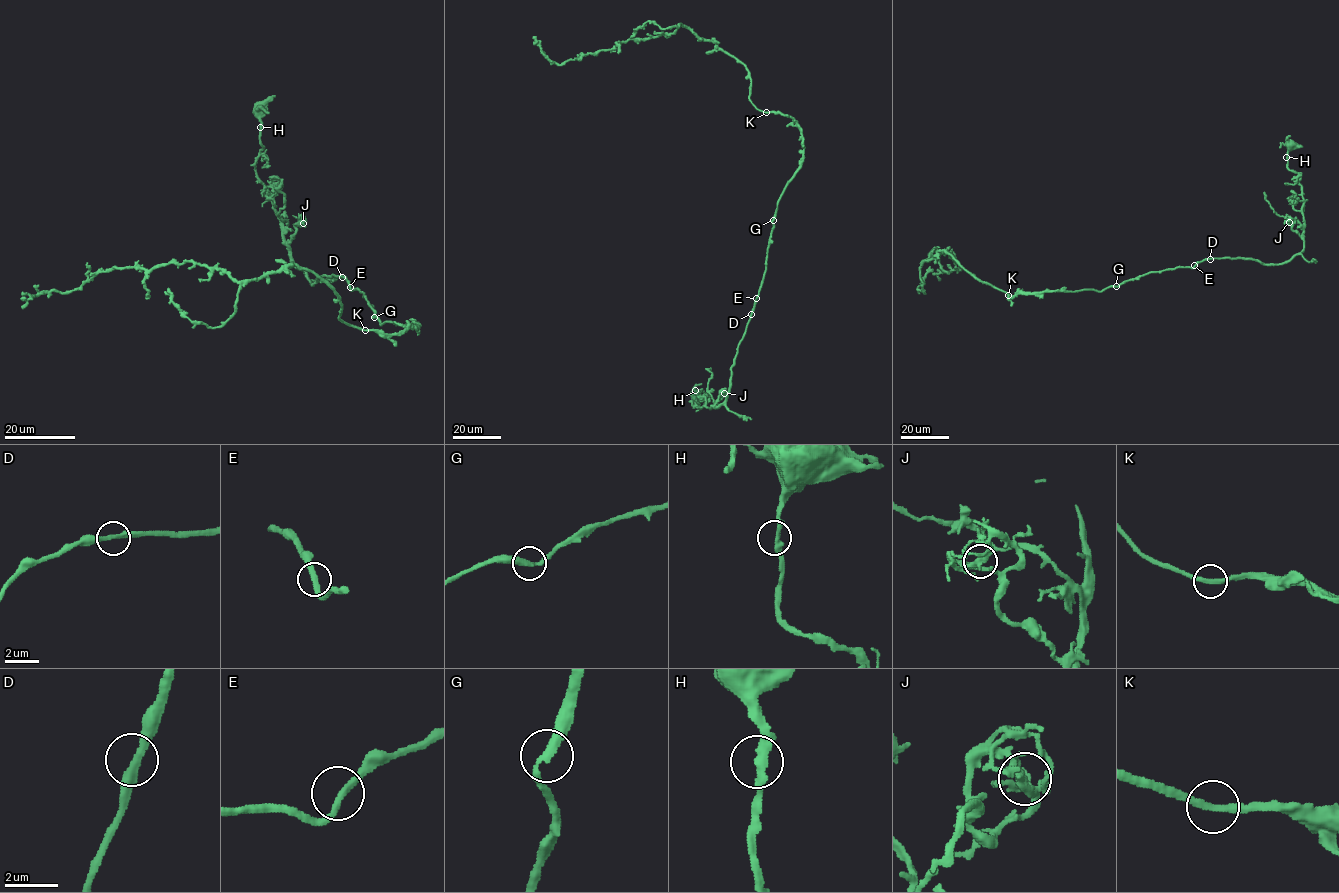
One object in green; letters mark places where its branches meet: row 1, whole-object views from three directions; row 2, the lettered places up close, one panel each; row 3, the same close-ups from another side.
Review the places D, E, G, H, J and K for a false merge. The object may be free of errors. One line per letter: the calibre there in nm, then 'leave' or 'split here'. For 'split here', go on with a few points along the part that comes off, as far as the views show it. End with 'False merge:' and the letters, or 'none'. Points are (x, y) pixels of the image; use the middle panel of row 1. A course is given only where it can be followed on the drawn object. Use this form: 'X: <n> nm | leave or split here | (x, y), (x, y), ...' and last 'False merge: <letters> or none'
D: 300 nm | leave
E: 280 nm | leave
G: 280 nm | leave
H: 280 nm | leave
J: 280 nm | leave
K: 280 nm | leave
False merge: none

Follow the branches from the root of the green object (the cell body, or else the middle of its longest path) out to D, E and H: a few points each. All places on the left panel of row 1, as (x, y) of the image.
D: (259, 109), (263, 148), (255, 175), (279, 220), (291, 261), (312, 286), (322, 276), (342, 277)
E: (259, 109), (263, 148), (255, 175), (279, 220), (291, 261), (312, 286), (319, 277), (339, 275), (350, 287)
H: (259, 109), (260, 127)

